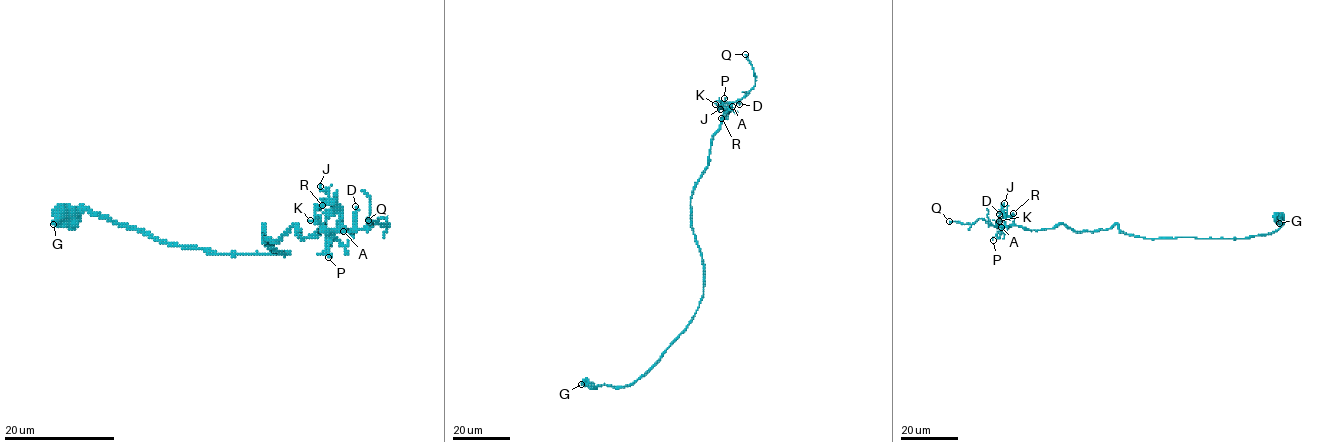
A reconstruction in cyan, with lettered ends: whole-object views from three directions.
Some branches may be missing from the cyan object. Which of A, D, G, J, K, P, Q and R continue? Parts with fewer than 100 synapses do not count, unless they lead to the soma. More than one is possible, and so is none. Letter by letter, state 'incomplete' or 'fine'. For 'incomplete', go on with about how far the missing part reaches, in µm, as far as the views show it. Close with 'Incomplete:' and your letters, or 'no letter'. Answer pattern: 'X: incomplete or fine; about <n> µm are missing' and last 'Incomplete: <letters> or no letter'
A: fine
D: fine
G: fine
J: fine
K: fine
P: fine
Q: incomplete; about 45 µm are missing
R: fine
Incomplete: Q

